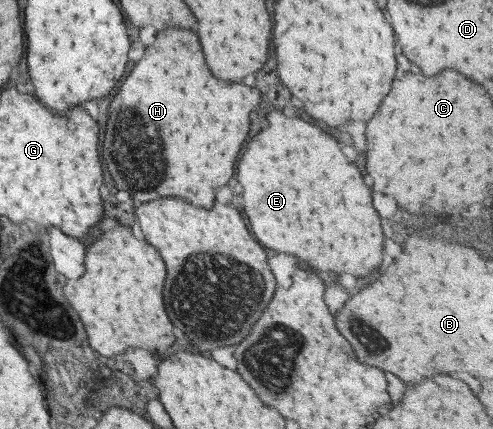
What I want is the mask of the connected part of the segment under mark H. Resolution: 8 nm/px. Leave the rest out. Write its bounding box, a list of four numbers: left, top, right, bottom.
[102,29,258,209]

